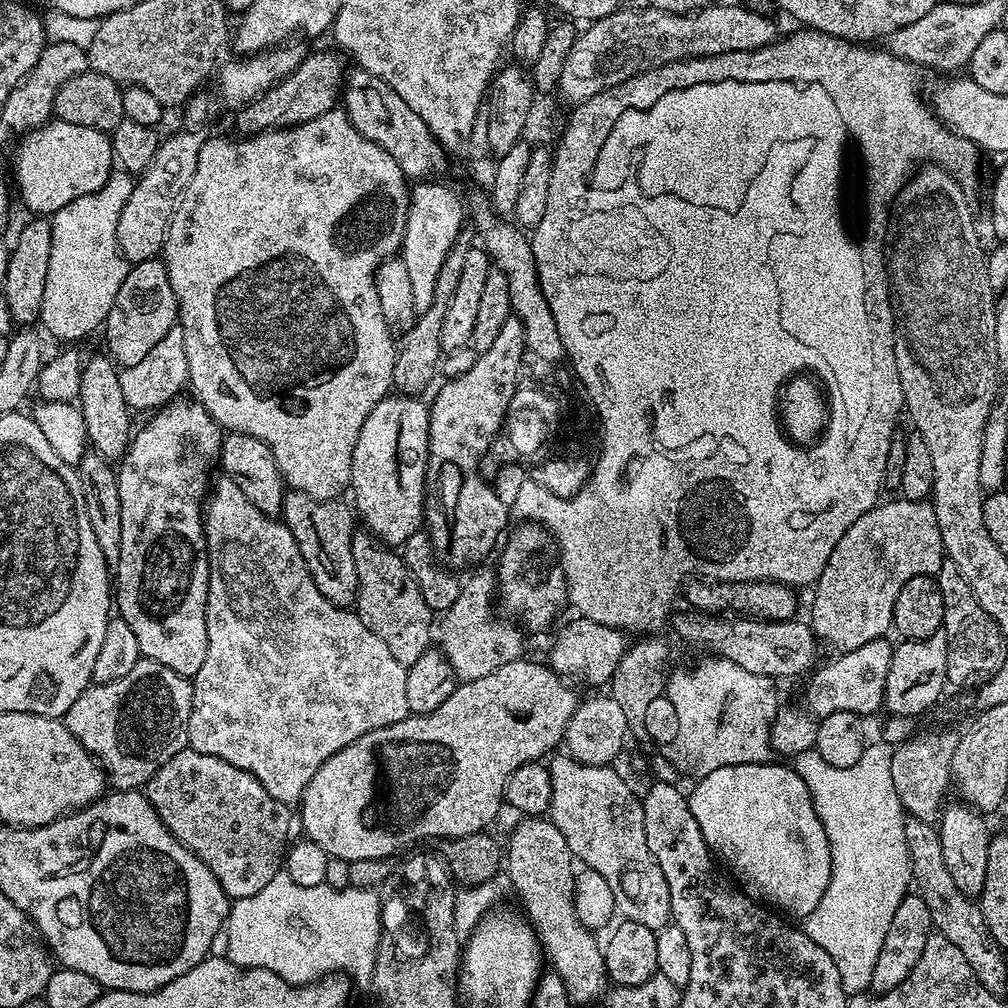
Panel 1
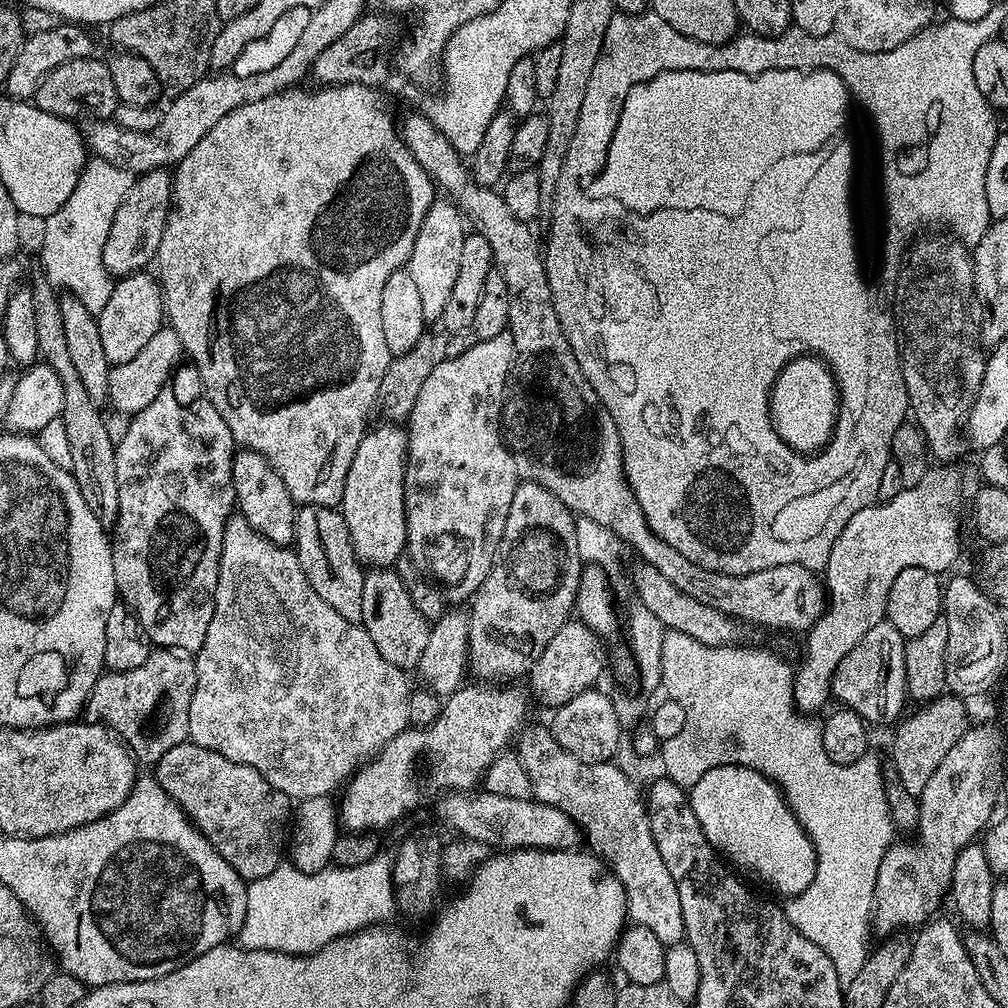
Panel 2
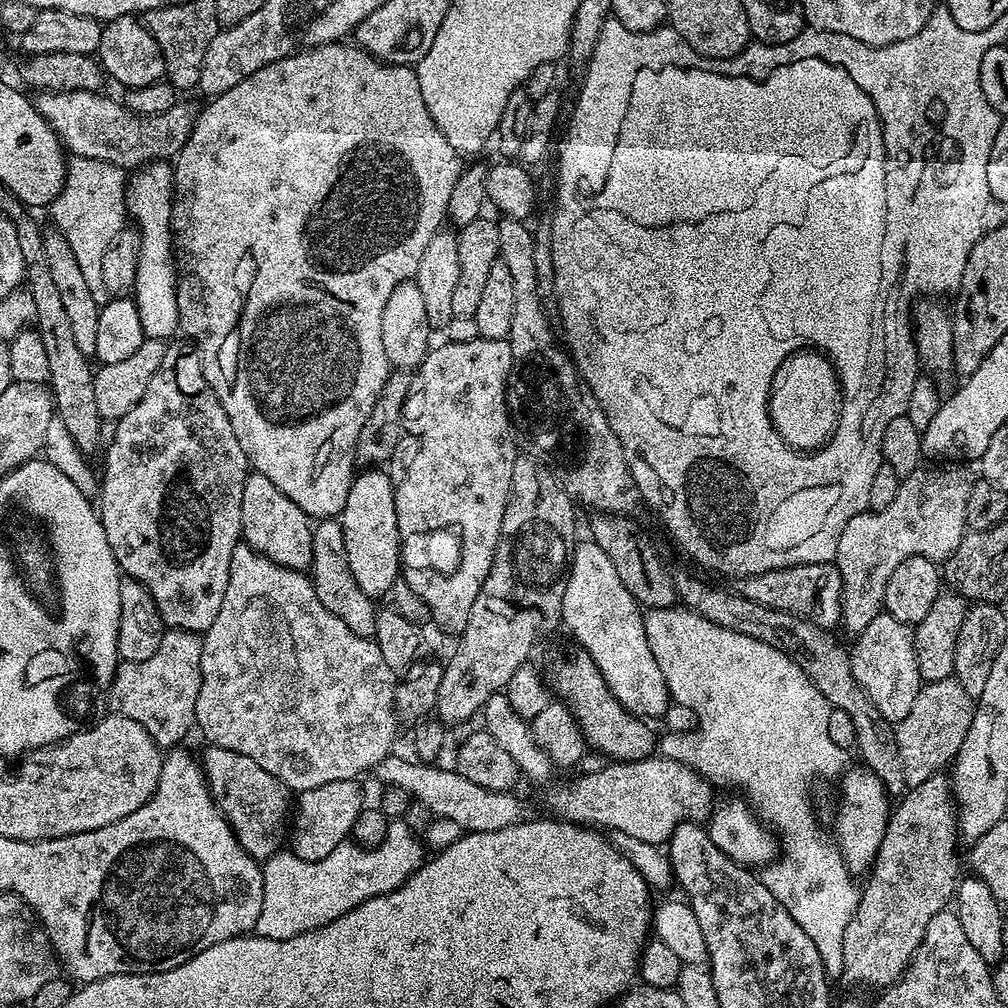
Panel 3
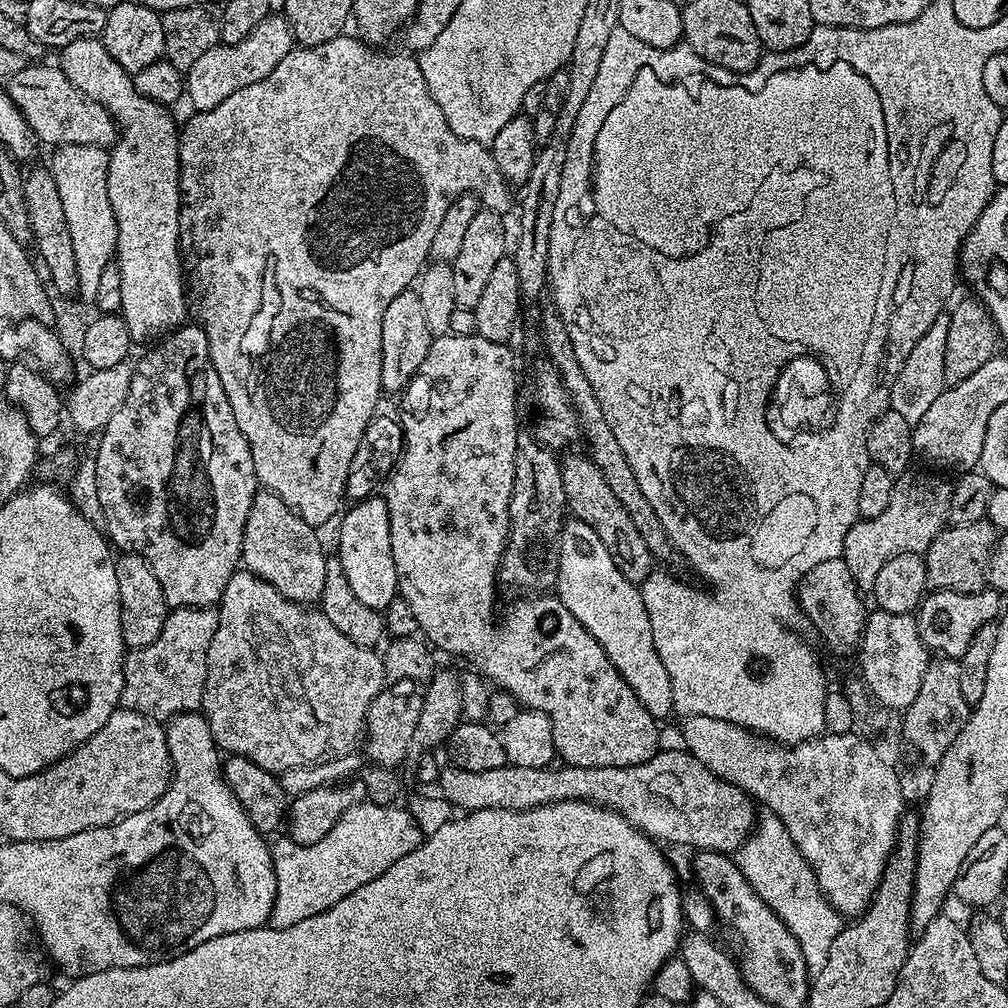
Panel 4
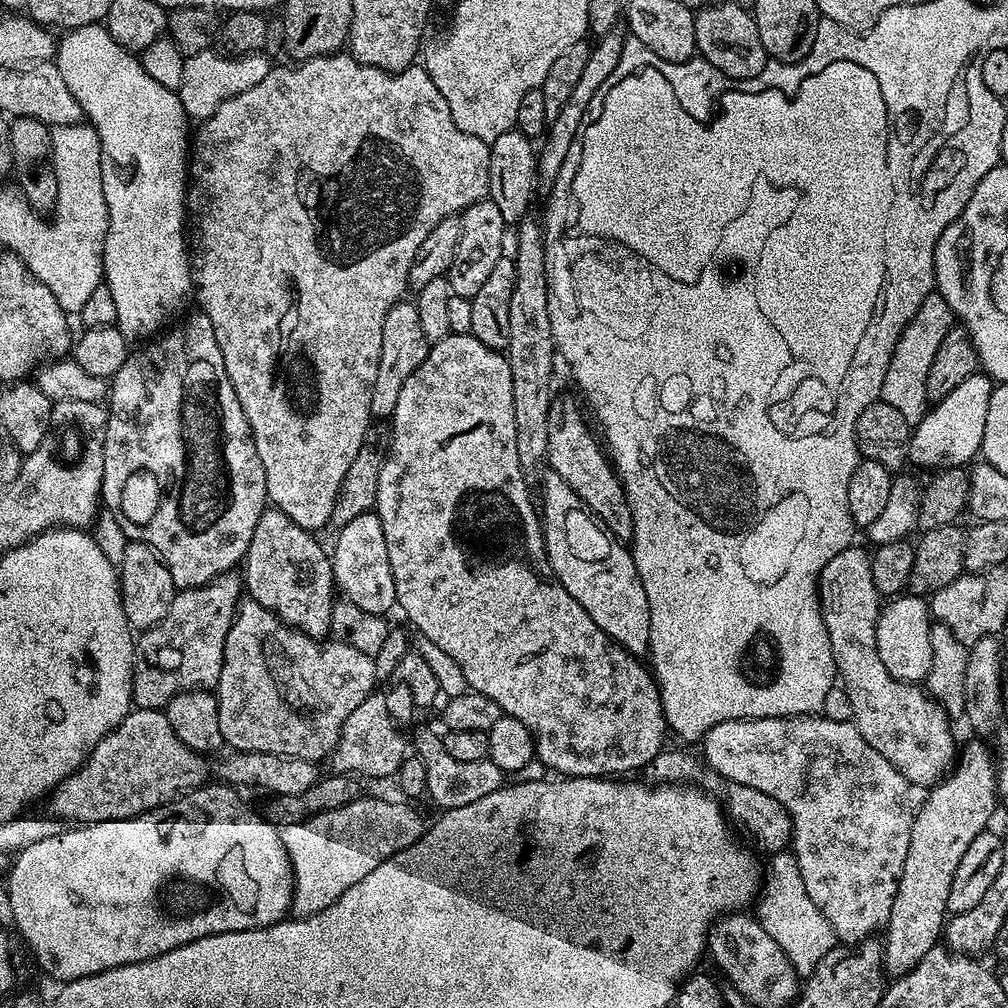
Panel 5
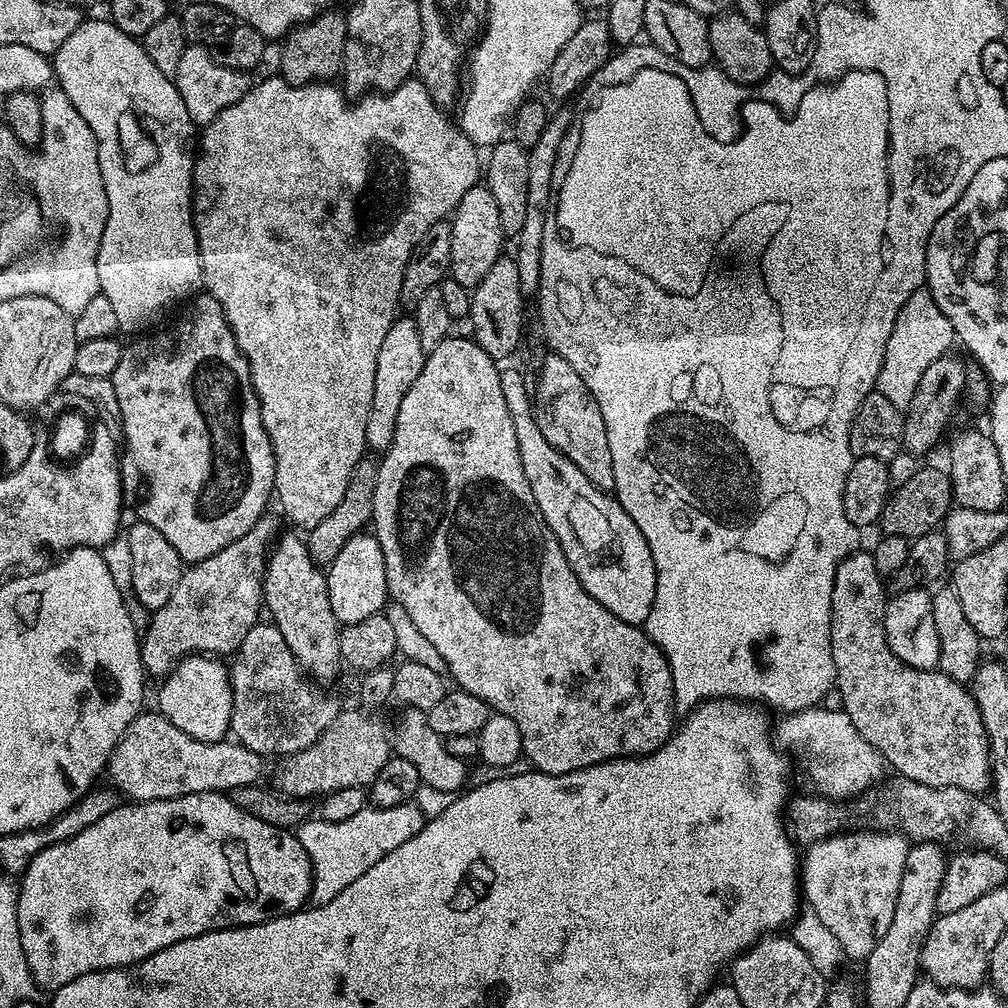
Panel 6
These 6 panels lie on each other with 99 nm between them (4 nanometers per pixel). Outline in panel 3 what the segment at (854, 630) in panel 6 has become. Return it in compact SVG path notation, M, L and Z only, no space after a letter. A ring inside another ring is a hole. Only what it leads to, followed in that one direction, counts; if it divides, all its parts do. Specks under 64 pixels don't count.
M835 563L795 564L789 568L770 570L757 576L745 576L739 584L739 595L750 598L750 602L780 608L783 612L792 612L825 630L835 629L840 624L842 576Z

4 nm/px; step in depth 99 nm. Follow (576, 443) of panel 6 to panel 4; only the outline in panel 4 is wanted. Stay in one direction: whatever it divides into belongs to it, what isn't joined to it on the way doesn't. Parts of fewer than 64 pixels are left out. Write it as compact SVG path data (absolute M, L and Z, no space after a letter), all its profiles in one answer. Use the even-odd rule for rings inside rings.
M587 455L563 457L560 469L562 470L562 486L566 490L567 511L575 519L586 522L598 538L602 538L602 546L610 550L614 558L614 566L626 574L632 584L643 585L644 581L654 571L654 561L646 542L642 542L642 534L638 534L634 522L630 522L630 514L622 507L622 502L614 498L610 486L606 486L606 478L602 478L602 470Z

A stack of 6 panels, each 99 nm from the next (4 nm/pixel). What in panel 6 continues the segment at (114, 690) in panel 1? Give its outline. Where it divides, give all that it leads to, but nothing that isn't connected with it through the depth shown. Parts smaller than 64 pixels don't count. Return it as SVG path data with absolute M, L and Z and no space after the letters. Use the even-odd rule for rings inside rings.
M265 514L238 542L230 542L230 546L218 550L218 554L210 554L210 558L202 562L187 565L166 606L155 609L143 629L142 662L169 664L173 669L185 656L193 654L231 657L239 649L242 638L246 638L261 619L264 567L281 531L279 528L279 522L271 514Z

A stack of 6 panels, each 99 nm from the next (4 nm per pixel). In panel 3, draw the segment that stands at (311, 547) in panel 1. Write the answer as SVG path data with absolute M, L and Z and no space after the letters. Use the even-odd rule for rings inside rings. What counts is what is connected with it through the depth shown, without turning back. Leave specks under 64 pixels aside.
M324 518L312 529L312 567L310 579L314 590L318 594L318 602L340 619L348 629L354 630L367 640L376 635L376 613L378 604L373 597L368 596L362 586L358 586L350 562L346 559L346 538L342 538L342 526L339 519Z

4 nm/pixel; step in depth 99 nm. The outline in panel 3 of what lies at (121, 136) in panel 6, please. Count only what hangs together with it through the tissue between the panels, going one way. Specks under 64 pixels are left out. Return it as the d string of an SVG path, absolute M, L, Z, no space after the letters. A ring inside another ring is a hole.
M168 162L145 164L127 177L124 189L124 207L131 223L132 220L136 223L134 231L140 236L134 289L138 319L147 339L165 342L171 341L180 327L172 246L172 170L173 165Z

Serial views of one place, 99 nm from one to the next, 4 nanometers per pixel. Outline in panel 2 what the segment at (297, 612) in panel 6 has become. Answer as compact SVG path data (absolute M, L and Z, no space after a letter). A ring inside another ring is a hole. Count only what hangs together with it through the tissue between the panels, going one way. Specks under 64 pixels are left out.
M240 450L232 458L232 477L234 478L236 508L239 515L244 516L246 522L250 522L250 526L254 526L254 530L258 530L258 534L262 534L264 538L270 538L270 542L285 546L291 545L296 539L296 510L298 505L293 500L290 490L286 490L286 482L282 482L282 478L278 478L274 466L270 466L270 462L266 462L266 458L262 458L262 454Z

